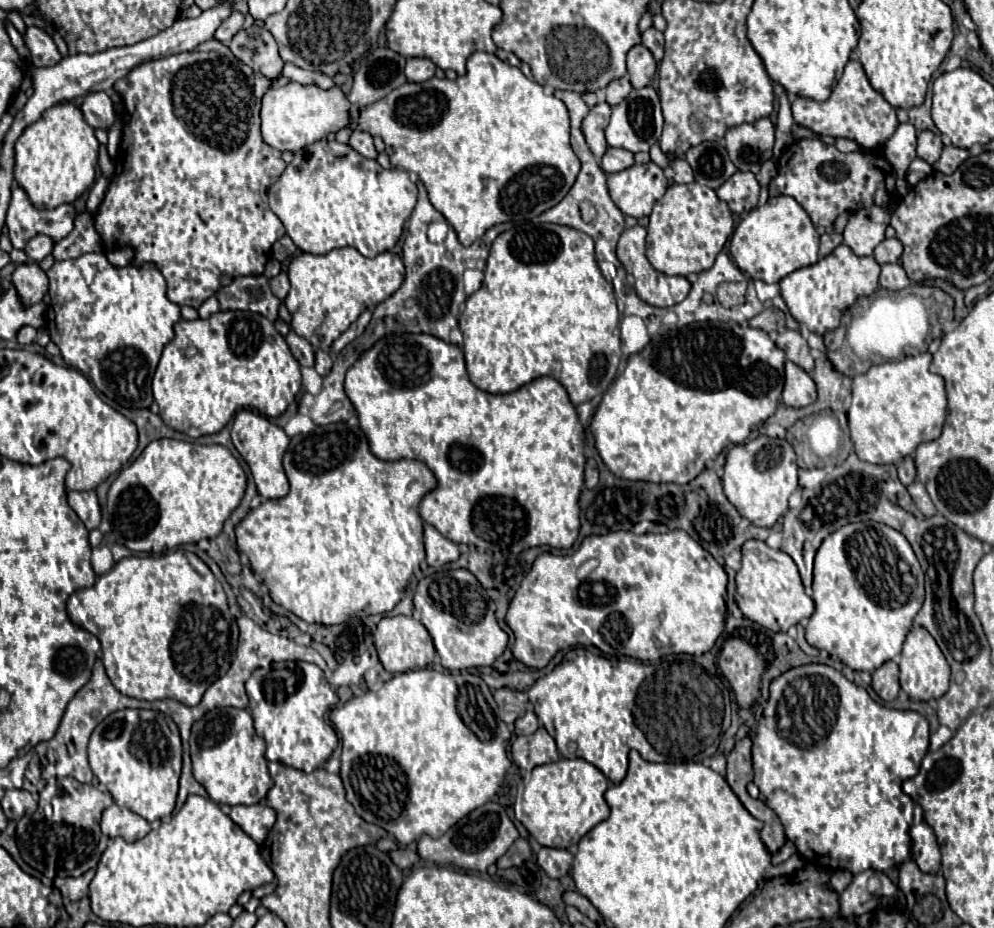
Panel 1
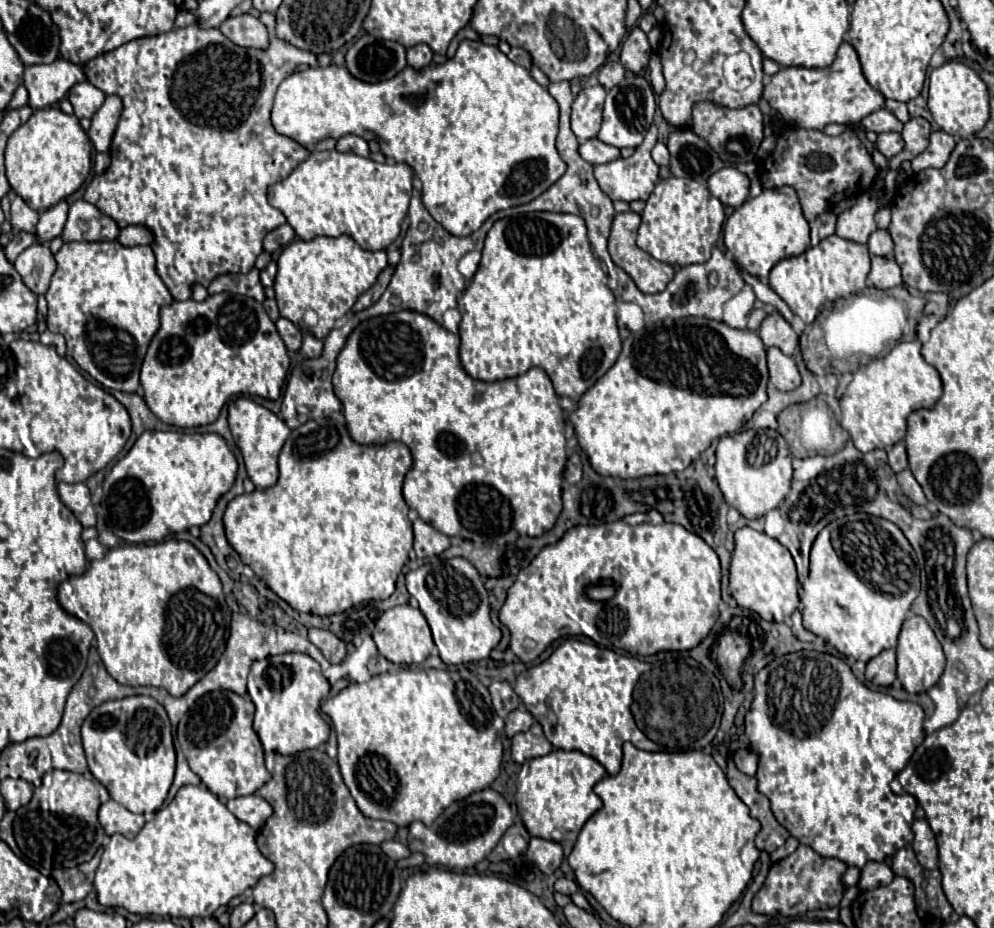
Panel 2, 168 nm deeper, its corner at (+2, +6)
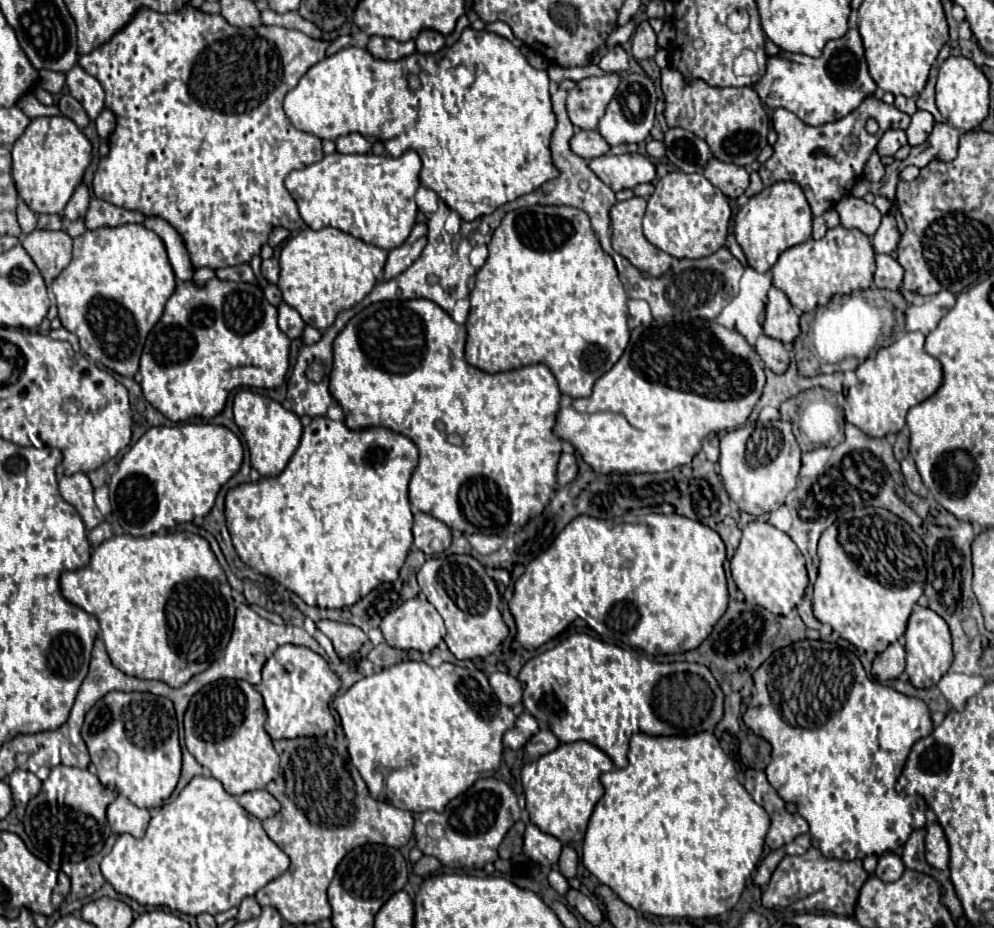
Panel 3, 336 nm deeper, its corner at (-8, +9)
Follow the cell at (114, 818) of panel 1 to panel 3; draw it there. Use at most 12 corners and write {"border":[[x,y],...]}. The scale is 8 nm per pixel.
{"border":[[125,796],[107,808],[113,832],[143,838],[151,814]]}

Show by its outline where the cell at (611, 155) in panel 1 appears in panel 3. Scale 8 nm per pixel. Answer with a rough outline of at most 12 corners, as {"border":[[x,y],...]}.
{"border":[[579,130],[571,150],[593,160],[609,152],[597,130]]}

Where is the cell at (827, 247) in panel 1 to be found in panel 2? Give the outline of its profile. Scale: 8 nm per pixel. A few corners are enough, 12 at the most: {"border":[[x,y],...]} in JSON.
{"border":[[821,213],[811,221],[811,245],[835,233],[837,215]]}

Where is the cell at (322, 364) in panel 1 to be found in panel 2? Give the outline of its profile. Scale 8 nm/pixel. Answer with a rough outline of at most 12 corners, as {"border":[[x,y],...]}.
{"border":[[311,333],[303,337],[301,353],[317,357],[323,341]]}

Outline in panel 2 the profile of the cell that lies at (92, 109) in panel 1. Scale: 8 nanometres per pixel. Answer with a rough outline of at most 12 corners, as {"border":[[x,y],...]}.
{"border":[[83,81],[69,89],[75,115],[93,117],[105,95]]}

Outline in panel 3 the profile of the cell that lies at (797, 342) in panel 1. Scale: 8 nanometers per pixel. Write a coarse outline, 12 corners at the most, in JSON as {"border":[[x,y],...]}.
{"border":[[769,290],[763,334],[783,344],[801,334],[789,298]]}

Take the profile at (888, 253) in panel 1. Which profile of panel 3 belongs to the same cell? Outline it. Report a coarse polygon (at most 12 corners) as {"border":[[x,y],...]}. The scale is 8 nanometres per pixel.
{"border":[[893,214],[883,216],[871,238],[875,252],[891,254],[901,234]]}

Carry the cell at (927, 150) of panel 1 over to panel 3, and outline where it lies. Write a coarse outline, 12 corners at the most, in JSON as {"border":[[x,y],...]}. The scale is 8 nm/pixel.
{"border":[[917,110],[905,130],[909,146],[925,142],[933,130],[933,116]]}

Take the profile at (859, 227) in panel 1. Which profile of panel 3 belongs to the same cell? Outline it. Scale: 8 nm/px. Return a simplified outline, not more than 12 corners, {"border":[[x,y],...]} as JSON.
{"border":[[855,196],[837,202],[845,228],[873,236],[881,212]]}

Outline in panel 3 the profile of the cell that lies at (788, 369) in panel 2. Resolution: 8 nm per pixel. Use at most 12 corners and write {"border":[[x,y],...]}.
{"border":[[759,336],[755,350],[769,370],[785,374],[791,362],[783,342]]}

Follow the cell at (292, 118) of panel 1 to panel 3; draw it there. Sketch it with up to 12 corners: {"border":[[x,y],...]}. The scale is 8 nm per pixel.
{"border":[[507,38],[343,48],[283,102],[351,132],[465,222],[539,190],[549,76]]}

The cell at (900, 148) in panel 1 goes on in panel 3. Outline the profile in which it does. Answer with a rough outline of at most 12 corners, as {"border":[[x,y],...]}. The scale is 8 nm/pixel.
{"border":[[887,130],[877,144],[879,156],[893,156],[905,144],[903,130]]}

